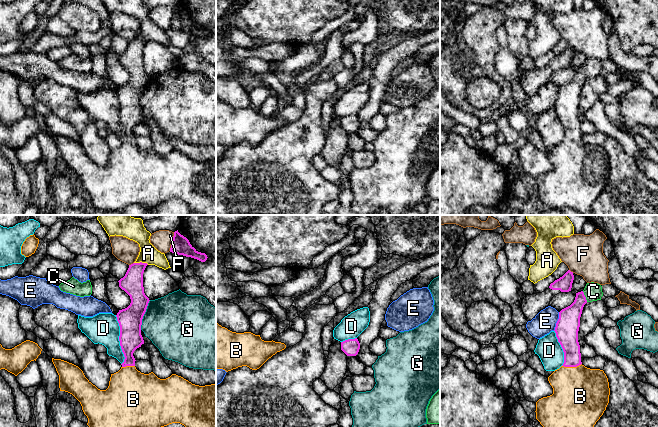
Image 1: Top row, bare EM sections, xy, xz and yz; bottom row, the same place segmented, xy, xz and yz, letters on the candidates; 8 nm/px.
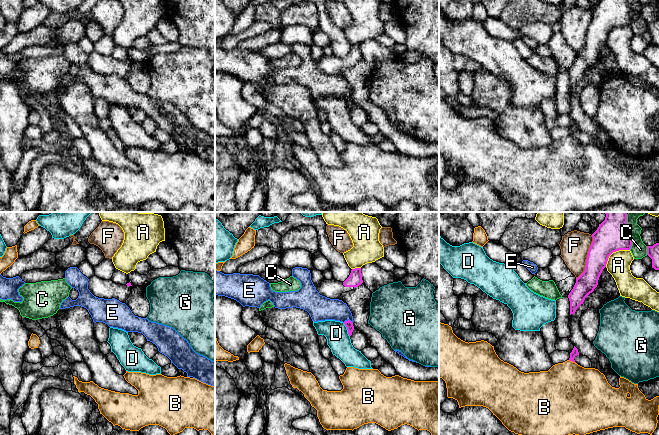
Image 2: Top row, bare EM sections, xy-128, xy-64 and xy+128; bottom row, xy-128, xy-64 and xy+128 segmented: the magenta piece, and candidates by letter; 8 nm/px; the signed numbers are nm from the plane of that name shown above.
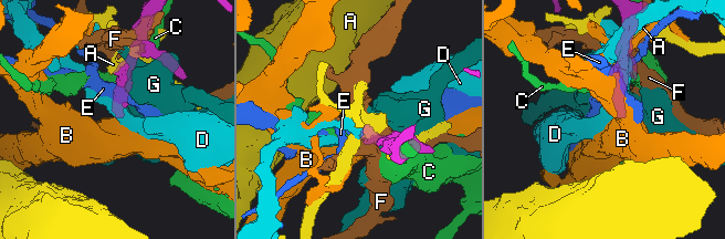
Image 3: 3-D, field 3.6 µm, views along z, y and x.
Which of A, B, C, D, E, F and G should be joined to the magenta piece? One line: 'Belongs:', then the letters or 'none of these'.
Belongs: B

